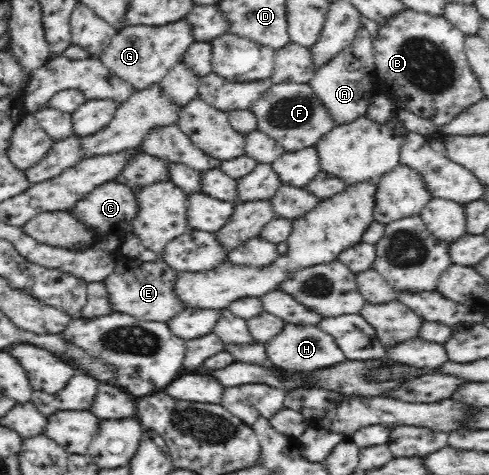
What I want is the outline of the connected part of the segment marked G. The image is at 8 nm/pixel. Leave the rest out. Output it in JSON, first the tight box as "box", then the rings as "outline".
{"box":[98,19,193,92],"outline":[[[186,19],[159,27],[127,26],[117,31],[98,58],[112,75],[128,83],[136,92],[158,85],[168,71],[181,61],[193,42],[192,29]]]}

